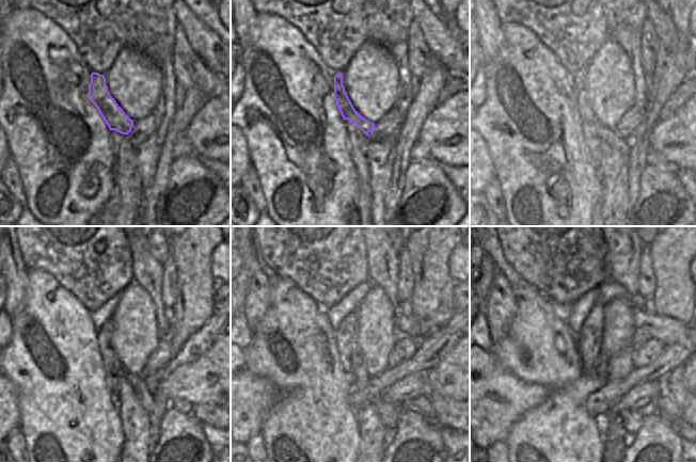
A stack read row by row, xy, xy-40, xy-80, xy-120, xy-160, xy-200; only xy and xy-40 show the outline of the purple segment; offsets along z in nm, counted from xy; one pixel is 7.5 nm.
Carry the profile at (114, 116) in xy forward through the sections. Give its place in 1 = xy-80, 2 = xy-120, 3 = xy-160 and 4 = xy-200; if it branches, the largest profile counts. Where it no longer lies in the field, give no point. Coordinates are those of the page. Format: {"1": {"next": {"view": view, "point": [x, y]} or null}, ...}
{"1": {"next": {"view": "xy-80", "point": [610, 137]}}, "2": {"next": {"view": "xy-120", "point": [144, 391]}}, "3": {"next": {"view": "xy-160", "point": [389, 413]}}, "4": {"next": {"view": "xy-200", "point": [631, 420]}}}

